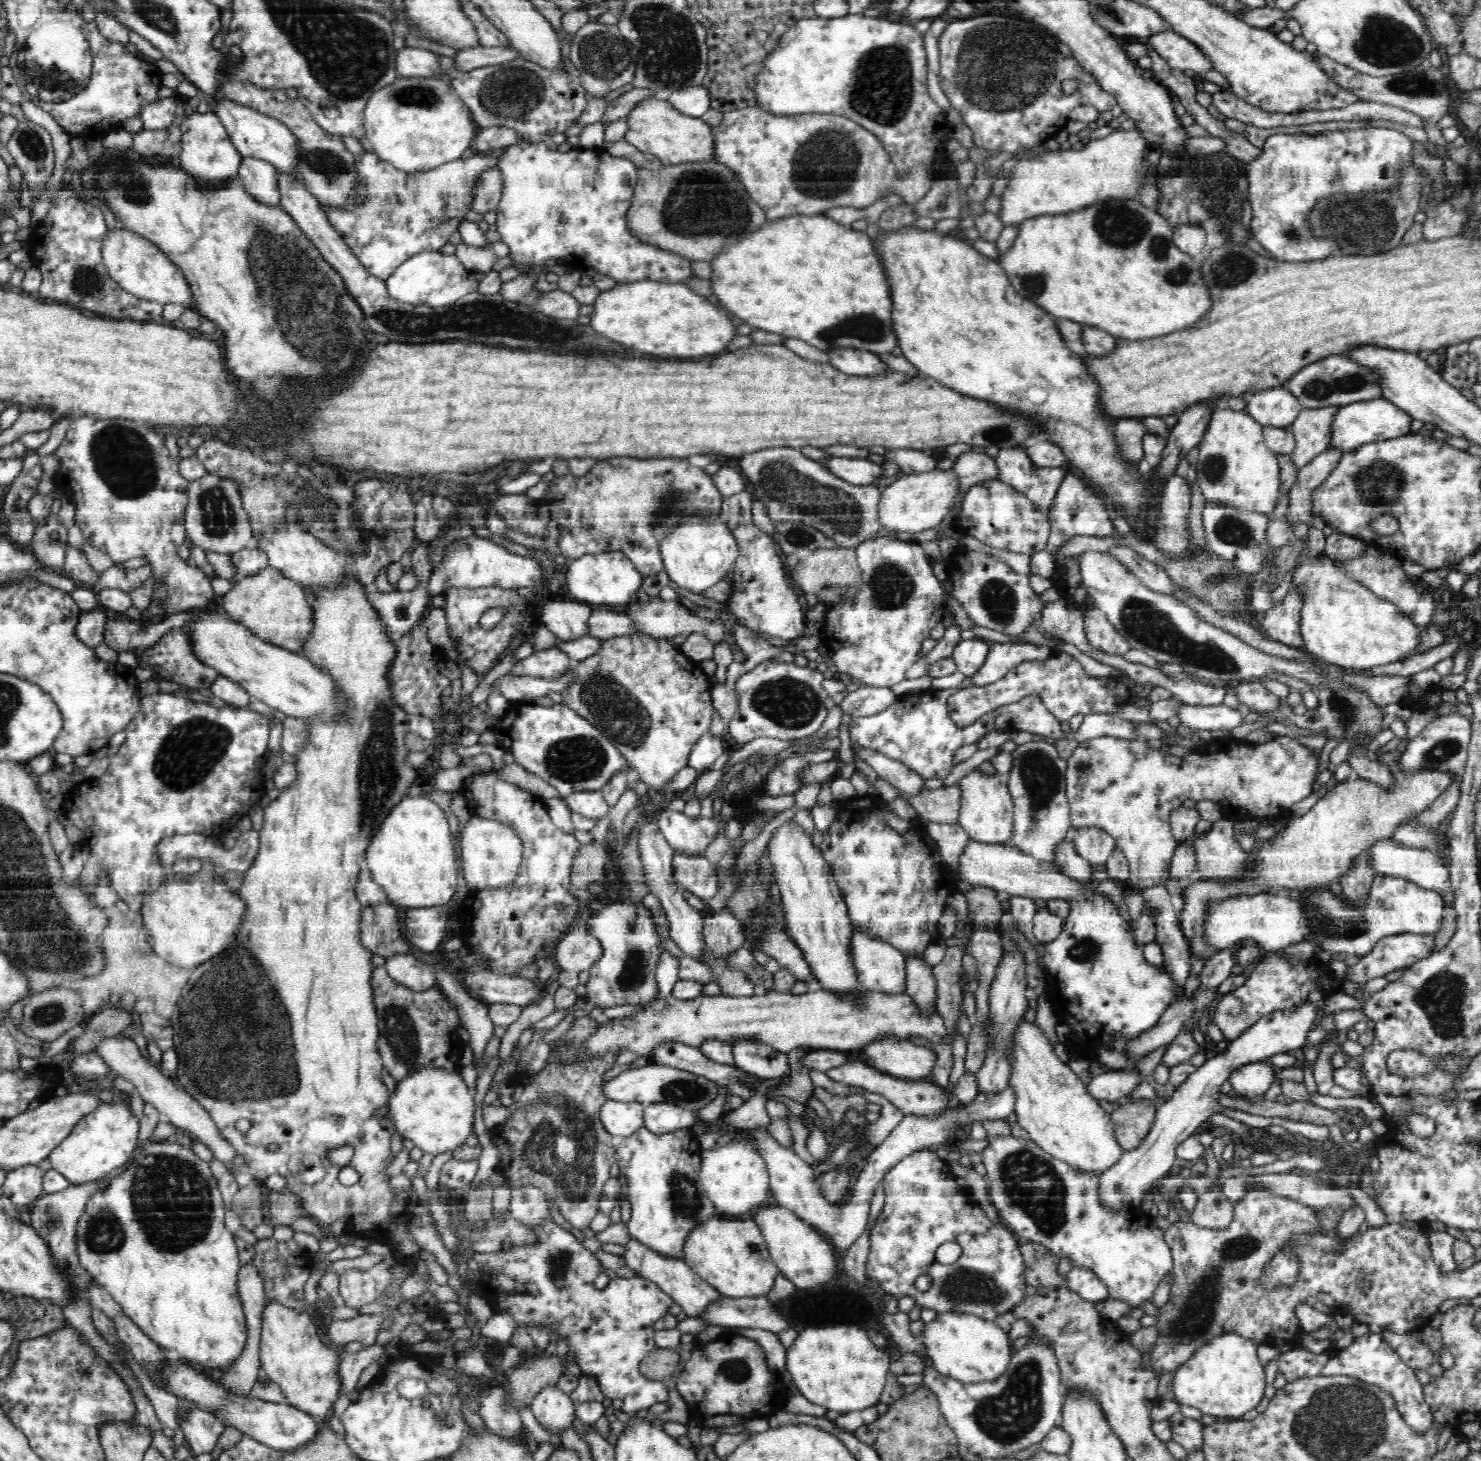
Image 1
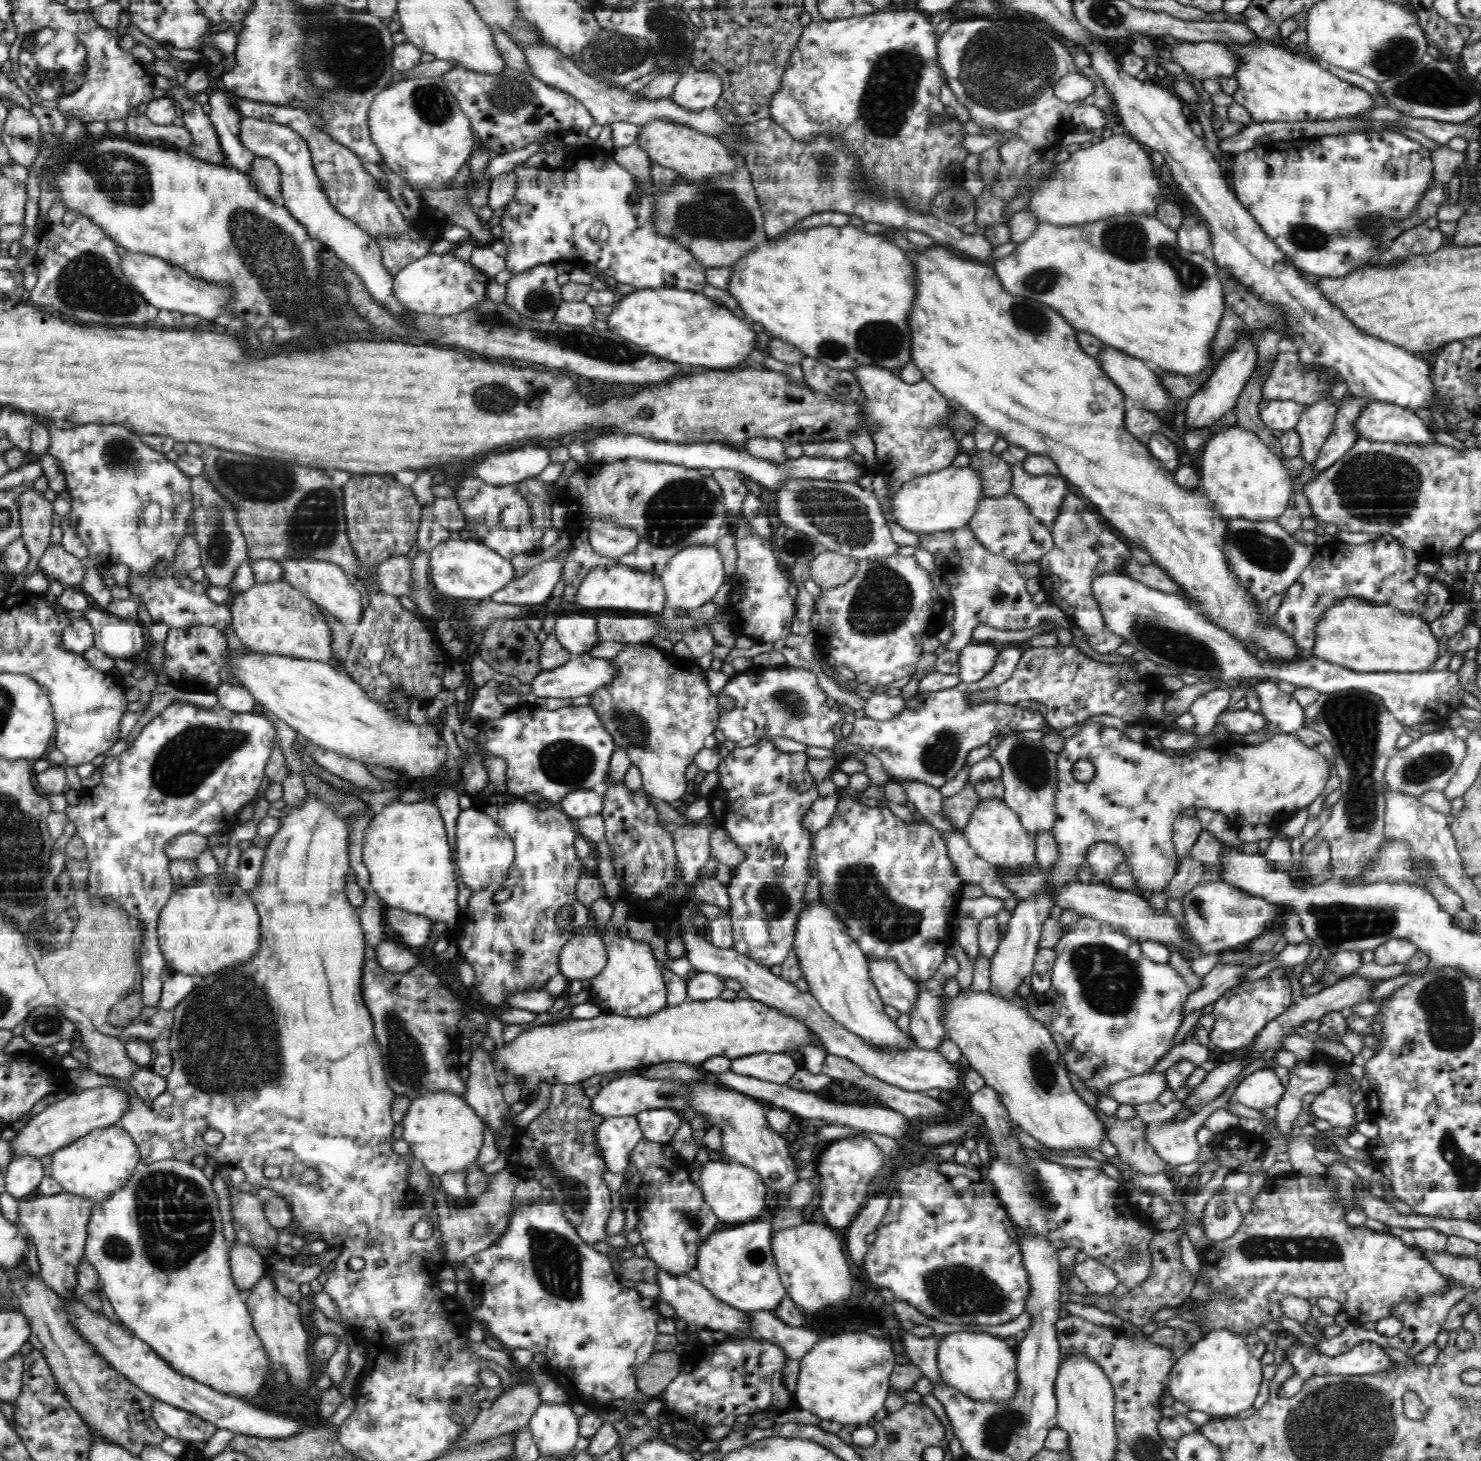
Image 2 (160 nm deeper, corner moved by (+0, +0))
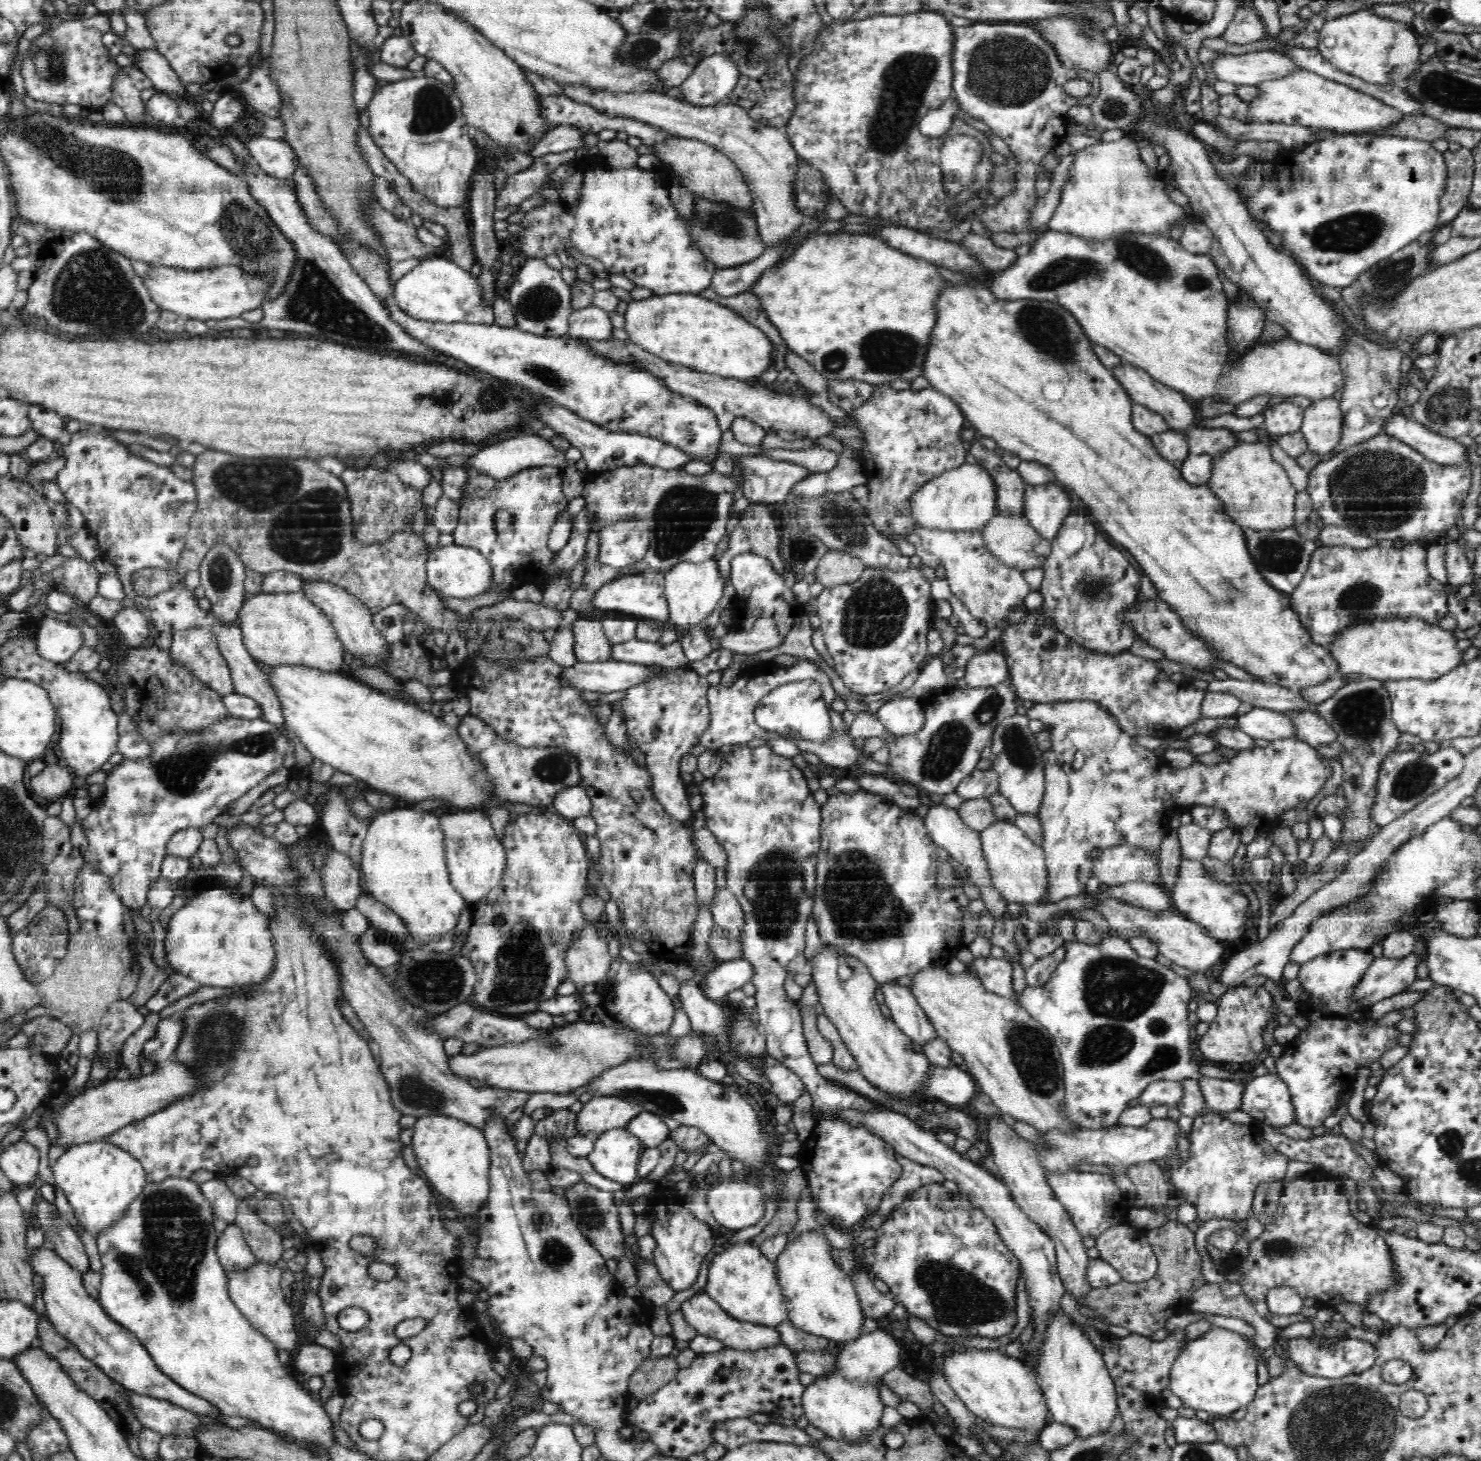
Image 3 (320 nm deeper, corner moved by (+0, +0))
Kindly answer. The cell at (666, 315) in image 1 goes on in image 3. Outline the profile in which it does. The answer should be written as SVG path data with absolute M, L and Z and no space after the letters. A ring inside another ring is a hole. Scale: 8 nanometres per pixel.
M653 294L650 298L629 302L623 315L625 318L624 330L628 334L629 340L670 363L682 364L694 371L712 375L720 374L724 378L739 380L760 378L772 366L774 345L762 330L750 324L737 312L714 301L702 298L699 294Z

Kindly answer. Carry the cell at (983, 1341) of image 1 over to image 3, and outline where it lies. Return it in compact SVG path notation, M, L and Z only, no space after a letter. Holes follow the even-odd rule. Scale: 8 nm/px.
M966 1350L962 1354L954 1354L946 1358L944 1362L944 1373L947 1384L954 1390L954 1393L968 1407L974 1415L982 1417L982 1420L992 1421L994 1424L1008 1425L1009 1428L1036 1427L1042 1429L1047 1418L1048 1408L1044 1402L1045 1395L1039 1391L1038 1384L1035 1383L1035 1376L1031 1369L1022 1364L1020 1358L1014 1359L1010 1356L1000 1354L998 1350Z

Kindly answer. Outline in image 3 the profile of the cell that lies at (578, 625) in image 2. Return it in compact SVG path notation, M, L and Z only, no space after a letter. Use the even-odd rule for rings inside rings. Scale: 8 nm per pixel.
M578 617L571 627L577 662L606 662L612 659L613 644L605 636L601 621Z

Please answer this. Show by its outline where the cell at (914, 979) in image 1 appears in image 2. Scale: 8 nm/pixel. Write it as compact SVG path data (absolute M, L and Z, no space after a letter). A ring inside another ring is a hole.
M918 990L914 1010L910 1014L910 1032L912 1039L920 1048L938 1051L945 1032L941 1023L941 1000L939 995Z

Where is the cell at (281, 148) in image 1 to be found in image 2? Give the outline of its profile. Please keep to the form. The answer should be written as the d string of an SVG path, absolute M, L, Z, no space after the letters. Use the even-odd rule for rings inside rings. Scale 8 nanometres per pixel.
M244 116L241 117L240 122L240 139L256 157L272 159L276 163L281 173L280 202L307 230L311 240L322 241L329 245L333 252L364 280L366 289L378 301L388 305L392 309L392 313L404 315L405 321L406 308L403 308L402 303L398 302L392 293L395 276L387 274L386 270L383 270L378 243L375 242L375 238L372 238L344 215L340 215L330 202L327 202L326 193L322 190L318 175L315 174L309 146L300 132L276 122L264 122Z

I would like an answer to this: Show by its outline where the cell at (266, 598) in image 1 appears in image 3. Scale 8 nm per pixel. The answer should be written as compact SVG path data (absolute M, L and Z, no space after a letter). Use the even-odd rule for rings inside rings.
M262 592L248 595L239 609L236 621L243 635L247 651L264 664L304 664L330 672L345 669L343 644L337 638L330 619L303 592Z

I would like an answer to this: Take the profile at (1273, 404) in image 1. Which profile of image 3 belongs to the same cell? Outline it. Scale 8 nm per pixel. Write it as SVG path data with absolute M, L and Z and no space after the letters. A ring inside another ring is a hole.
M1280 402L1264 410L1265 422L1262 428L1275 439L1296 433L1301 430L1304 414L1304 408L1292 402Z

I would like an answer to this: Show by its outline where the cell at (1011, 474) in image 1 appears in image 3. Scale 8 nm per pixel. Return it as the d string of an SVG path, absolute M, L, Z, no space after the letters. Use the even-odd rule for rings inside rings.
M1057 483L1026 486L1023 514L1042 537L1053 541L1063 520L1072 512L1072 500Z

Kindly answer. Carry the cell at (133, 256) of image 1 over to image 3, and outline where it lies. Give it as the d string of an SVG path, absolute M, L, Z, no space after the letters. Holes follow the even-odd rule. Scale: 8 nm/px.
M156 265L146 280L147 294L162 309L170 310L184 318L220 320L222 318L240 317L243 312L258 308L258 292L262 284L242 276L238 267L218 267L218 272L190 272L180 268Z

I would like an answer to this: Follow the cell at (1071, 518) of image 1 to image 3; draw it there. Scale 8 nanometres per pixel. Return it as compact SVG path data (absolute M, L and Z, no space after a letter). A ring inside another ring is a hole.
M1078 511L1067 514L1051 541L1051 554L1041 567L1044 580L1039 591L1043 603L1039 612L1060 633L1102 655L1117 655L1129 650L1136 635L1121 624L1117 614L1140 594L1140 574L1084 514L1078 514Z

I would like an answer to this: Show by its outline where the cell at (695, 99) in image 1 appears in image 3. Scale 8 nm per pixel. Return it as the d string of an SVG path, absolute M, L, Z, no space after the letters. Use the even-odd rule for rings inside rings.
M727 56L702 59L680 88L685 100L696 106L714 106L730 97L739 80L738 68Z

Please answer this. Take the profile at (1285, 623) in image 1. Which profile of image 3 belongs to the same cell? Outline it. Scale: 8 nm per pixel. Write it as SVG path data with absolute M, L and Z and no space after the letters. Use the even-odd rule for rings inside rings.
M1317 542L1307 571L1291 592L1290 608L1298 615L1311 640L1323 647L1332 645L1348 626L1372 622L1376 618L1418 617L1438 625L1449 614L1448 586L1433 580L1427 567L1427 549L1405 542L1401 548L1350 548Z

